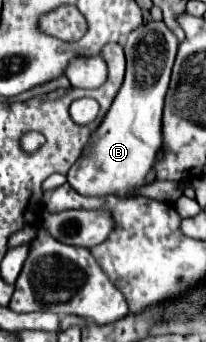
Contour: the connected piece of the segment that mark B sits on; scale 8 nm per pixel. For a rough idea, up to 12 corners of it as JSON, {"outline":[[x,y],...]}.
{"outline":[[130,33],[124,83],[68,183],[130,195],[162,145],[178,39]]}

